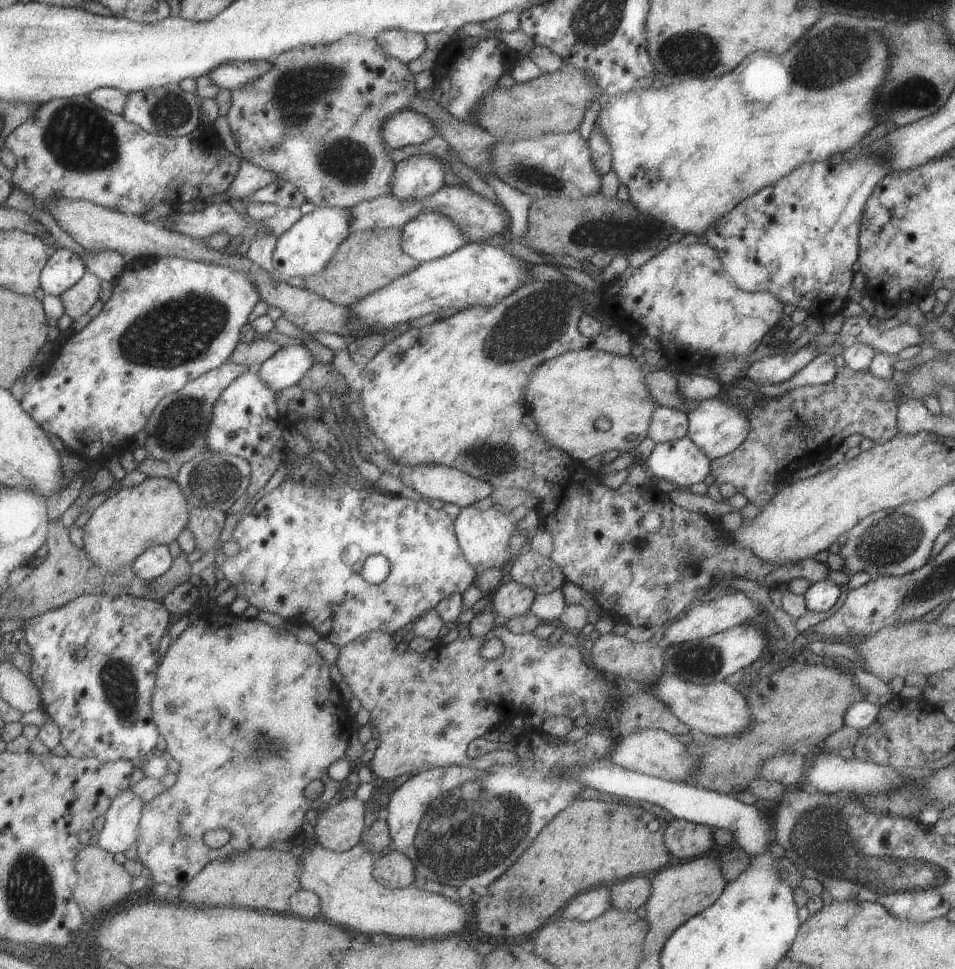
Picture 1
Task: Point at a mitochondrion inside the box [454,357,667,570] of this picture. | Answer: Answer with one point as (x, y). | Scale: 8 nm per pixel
(501, 452)

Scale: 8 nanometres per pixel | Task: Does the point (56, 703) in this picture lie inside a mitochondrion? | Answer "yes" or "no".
no

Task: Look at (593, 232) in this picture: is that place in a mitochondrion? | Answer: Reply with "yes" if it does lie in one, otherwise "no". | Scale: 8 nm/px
yes

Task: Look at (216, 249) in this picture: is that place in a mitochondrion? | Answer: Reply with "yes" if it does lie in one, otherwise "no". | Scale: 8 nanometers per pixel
no

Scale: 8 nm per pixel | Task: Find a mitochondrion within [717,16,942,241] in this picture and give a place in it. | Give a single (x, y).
(817, 68)

